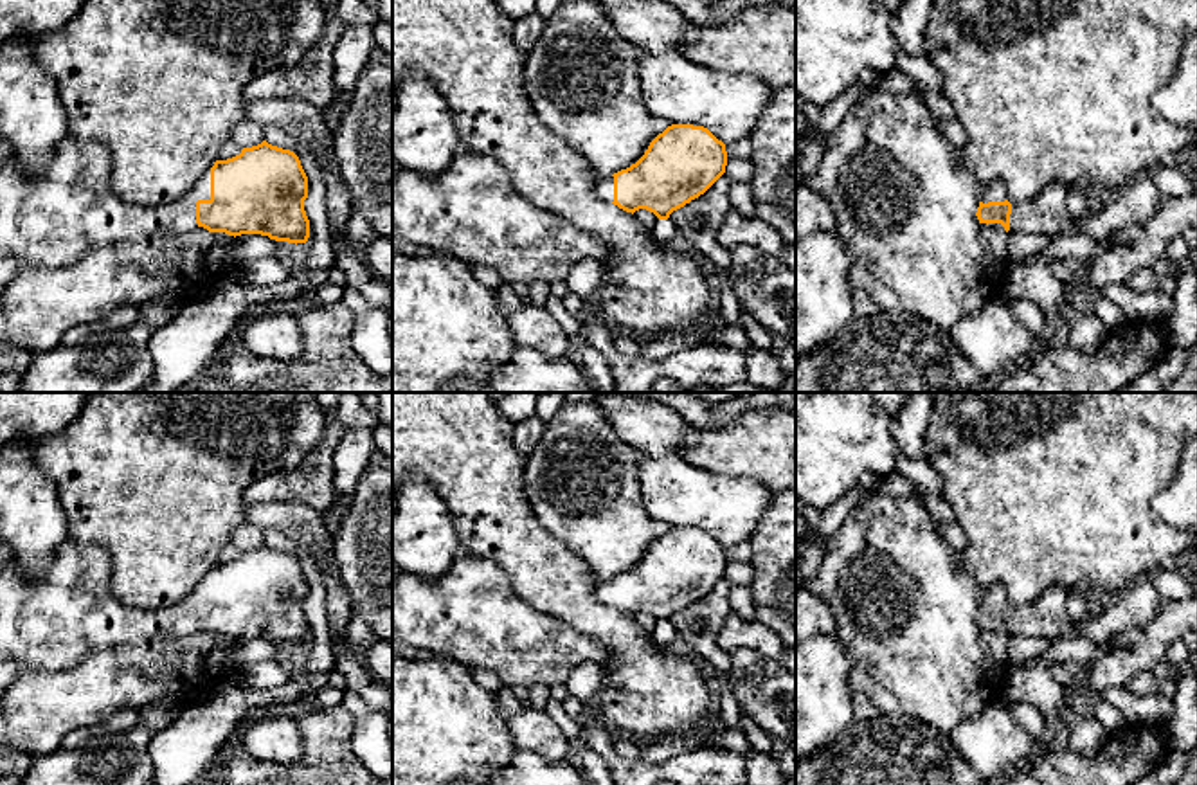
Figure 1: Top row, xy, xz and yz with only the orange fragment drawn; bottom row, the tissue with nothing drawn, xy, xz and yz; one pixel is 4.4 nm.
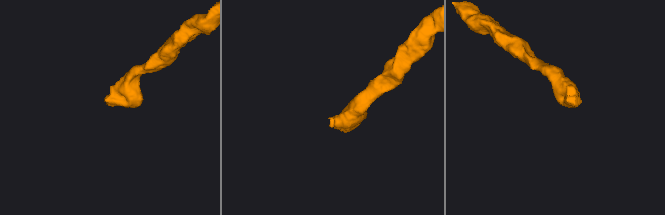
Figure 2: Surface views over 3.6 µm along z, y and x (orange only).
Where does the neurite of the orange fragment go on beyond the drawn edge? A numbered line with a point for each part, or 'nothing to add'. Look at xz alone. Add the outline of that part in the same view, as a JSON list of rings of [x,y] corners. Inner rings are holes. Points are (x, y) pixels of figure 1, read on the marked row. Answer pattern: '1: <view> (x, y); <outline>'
1: xz (603, 188); [[[599,176],[596,182],[596,196],[601,198],[607,203],[614,202],[614,176]]]

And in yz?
1: yz (1048, 213); [[[1053,182],[1037,198],[1012,203],[1008,232],[1044,234],[1049,239],[1071,225],[1066,185]]]

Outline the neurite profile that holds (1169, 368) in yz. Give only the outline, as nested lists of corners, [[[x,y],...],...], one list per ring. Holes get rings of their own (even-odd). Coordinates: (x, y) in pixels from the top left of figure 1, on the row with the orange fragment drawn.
[[[1168,349],[1168,353],[1143,376],[1116,392],[1161,392],[1179,376],[1188,360],[1188,349]]]

